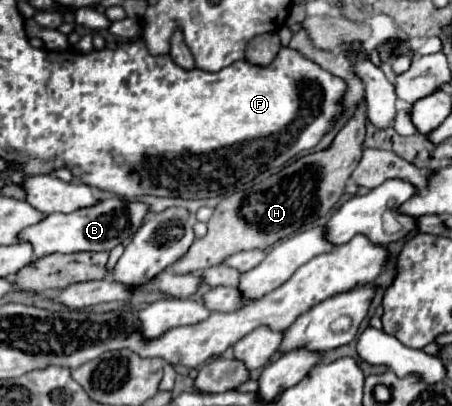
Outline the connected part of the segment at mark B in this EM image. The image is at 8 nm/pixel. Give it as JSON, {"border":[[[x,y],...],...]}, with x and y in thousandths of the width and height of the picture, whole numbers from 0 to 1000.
{"border":[[[235,485],[208,510],[173,515],[164,525],[115,525],[80,554],[40,574],[44,599],[66,599],[80,633],[115,623],[168,623],[168,618],[243,618],[265,599],[279,599],[314,554],[327,510],[319,500],[292,500],[261,485]]]}

